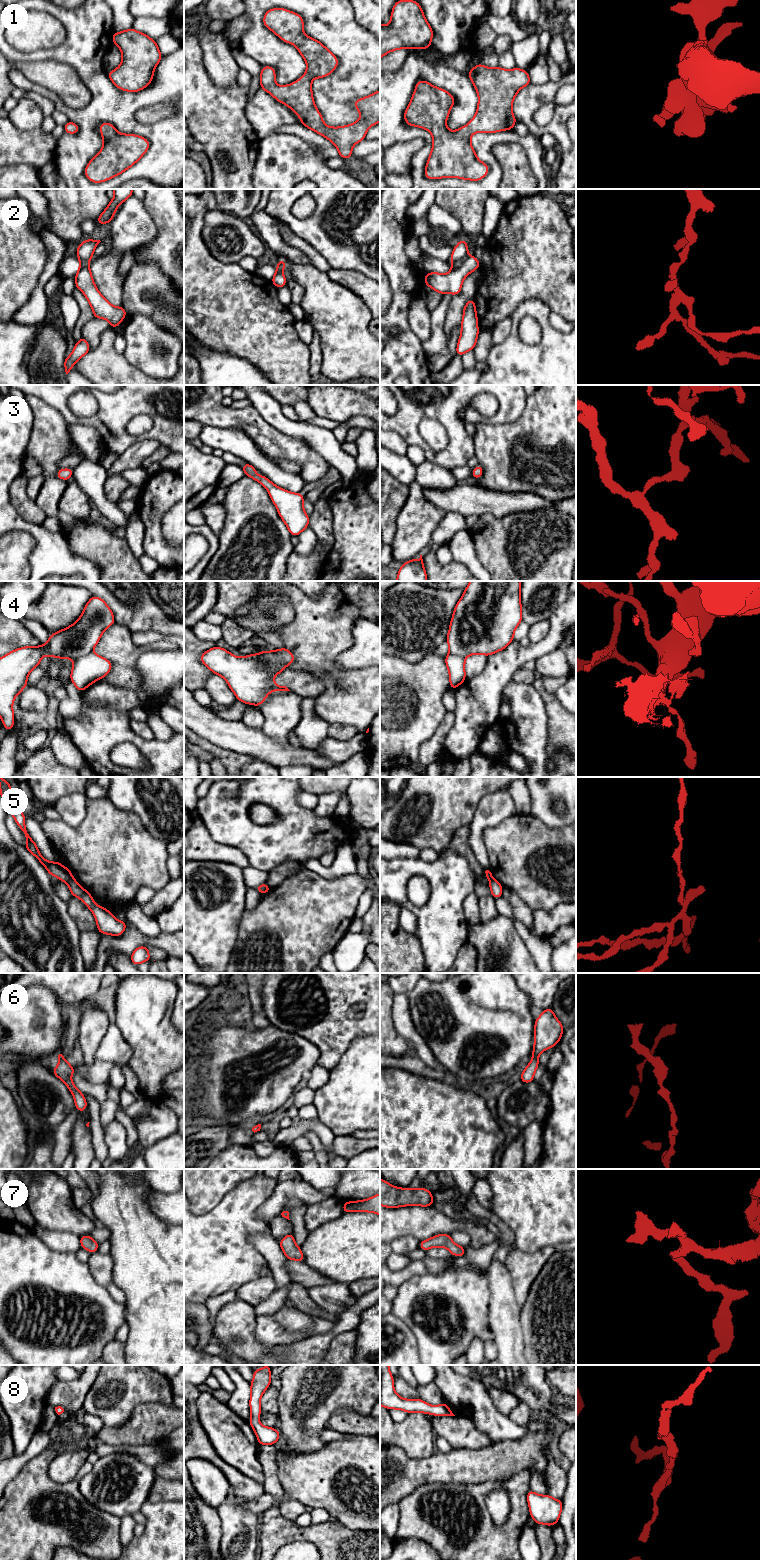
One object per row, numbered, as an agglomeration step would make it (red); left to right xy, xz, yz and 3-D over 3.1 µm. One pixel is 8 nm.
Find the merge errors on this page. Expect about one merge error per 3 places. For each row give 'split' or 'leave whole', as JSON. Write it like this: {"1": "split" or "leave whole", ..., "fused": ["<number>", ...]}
{"1": "leave whole", "2": "leave whole", "3": "leave whole", "4": "split", "5": "split", "6": "leave whole", "7": "leave whole", "8": "leave whole", "fused": ["4", "5"]}

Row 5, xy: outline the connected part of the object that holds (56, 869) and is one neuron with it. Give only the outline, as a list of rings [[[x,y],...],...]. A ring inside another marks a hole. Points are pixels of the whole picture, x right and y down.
[[[0,778],[0,795],[3,798],[7,811],[11,813],[17,823],[17,825],[22,830],[27,843],[25,848],[33,854],[37,860],[47,869],[51,876],[59,878],[62,882],[67,882],[73,878],[71,871],[64,867],[59,861],[58,862],[49,862],[41,856],[41,853],[36,846],[36,843],[32,840],[29,835],[29,832],[25,826],[25,815],[22,813],[19,808],[15,795],[10,787],[10,784],[6,779]]]

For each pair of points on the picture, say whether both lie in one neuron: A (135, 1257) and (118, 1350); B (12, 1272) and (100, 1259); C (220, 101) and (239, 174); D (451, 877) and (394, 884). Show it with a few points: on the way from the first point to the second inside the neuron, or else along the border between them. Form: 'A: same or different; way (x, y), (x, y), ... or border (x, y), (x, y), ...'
A: different; border (124, 1343), (125, 1354)
B: different; border (87, 1263), (91, 1276), (99, 1284)
C: same; way (220, 119), (220, 125), (232, 146), (234, 156)
D: same; way (437, 873), (429, 870), (408, 870)

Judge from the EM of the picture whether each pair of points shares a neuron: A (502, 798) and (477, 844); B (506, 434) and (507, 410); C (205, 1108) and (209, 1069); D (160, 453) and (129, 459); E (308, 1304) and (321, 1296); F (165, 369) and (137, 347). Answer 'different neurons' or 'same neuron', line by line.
A: same neuron
B: different neurons
C: same neuron
D: different neurons
E: different neurons
F: same neuron

